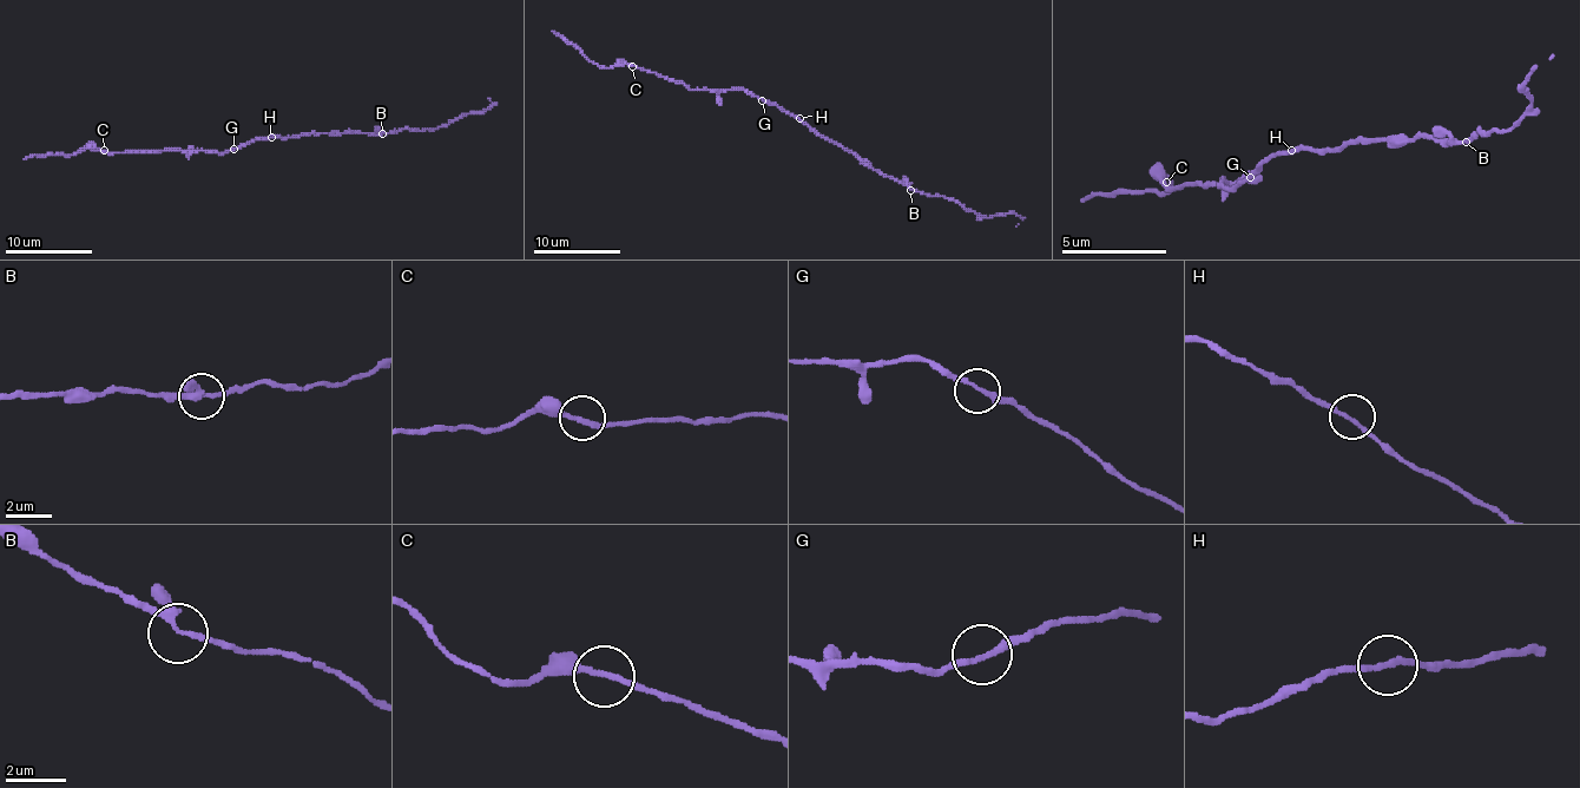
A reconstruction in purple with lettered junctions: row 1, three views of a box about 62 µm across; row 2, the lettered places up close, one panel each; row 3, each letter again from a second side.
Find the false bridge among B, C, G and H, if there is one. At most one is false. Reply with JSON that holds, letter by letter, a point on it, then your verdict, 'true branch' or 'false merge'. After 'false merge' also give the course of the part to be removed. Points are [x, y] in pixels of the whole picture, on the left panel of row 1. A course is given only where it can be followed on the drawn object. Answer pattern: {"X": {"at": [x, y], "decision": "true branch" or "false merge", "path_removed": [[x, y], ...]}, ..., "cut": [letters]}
{"B": {"at": [382, 133], "decision": "true branch"}, "C": {"at": [104, 150], "decision": "true branch"}, "G": {"at": [234, 149], "decision": "true branch"}, "H": {"at": [271, 137], "decision": "true branch"}, "cut": []}

